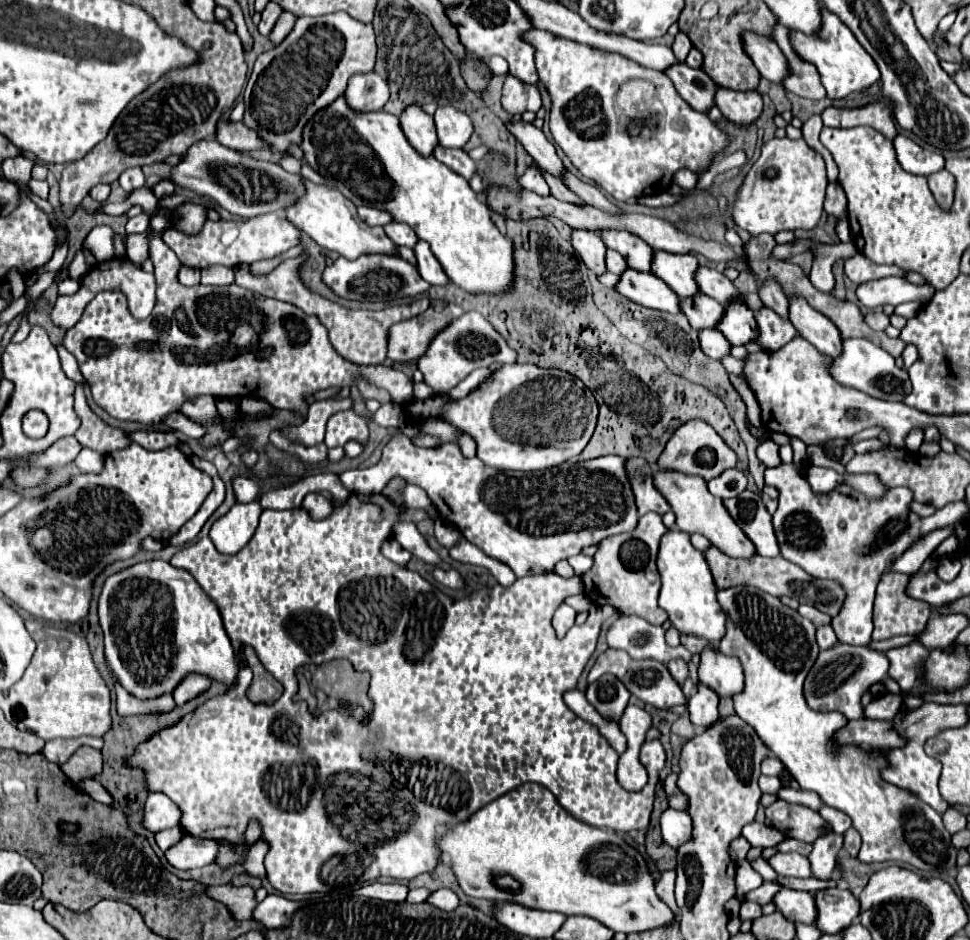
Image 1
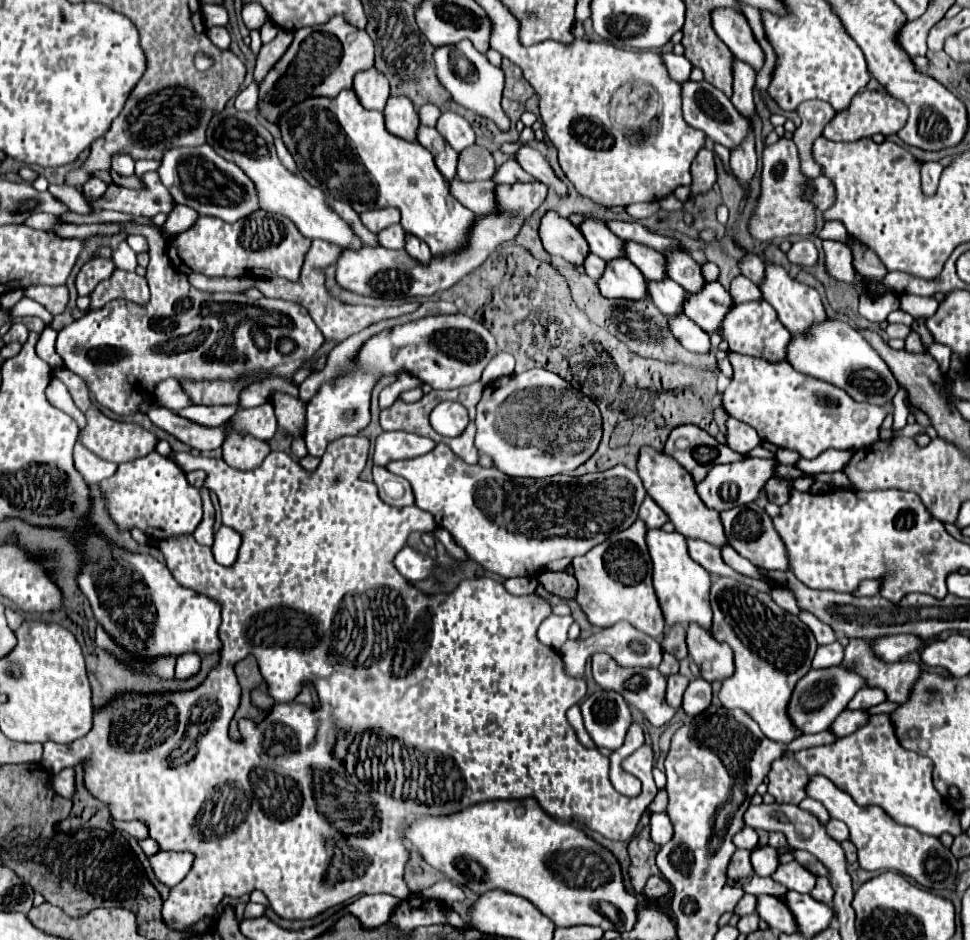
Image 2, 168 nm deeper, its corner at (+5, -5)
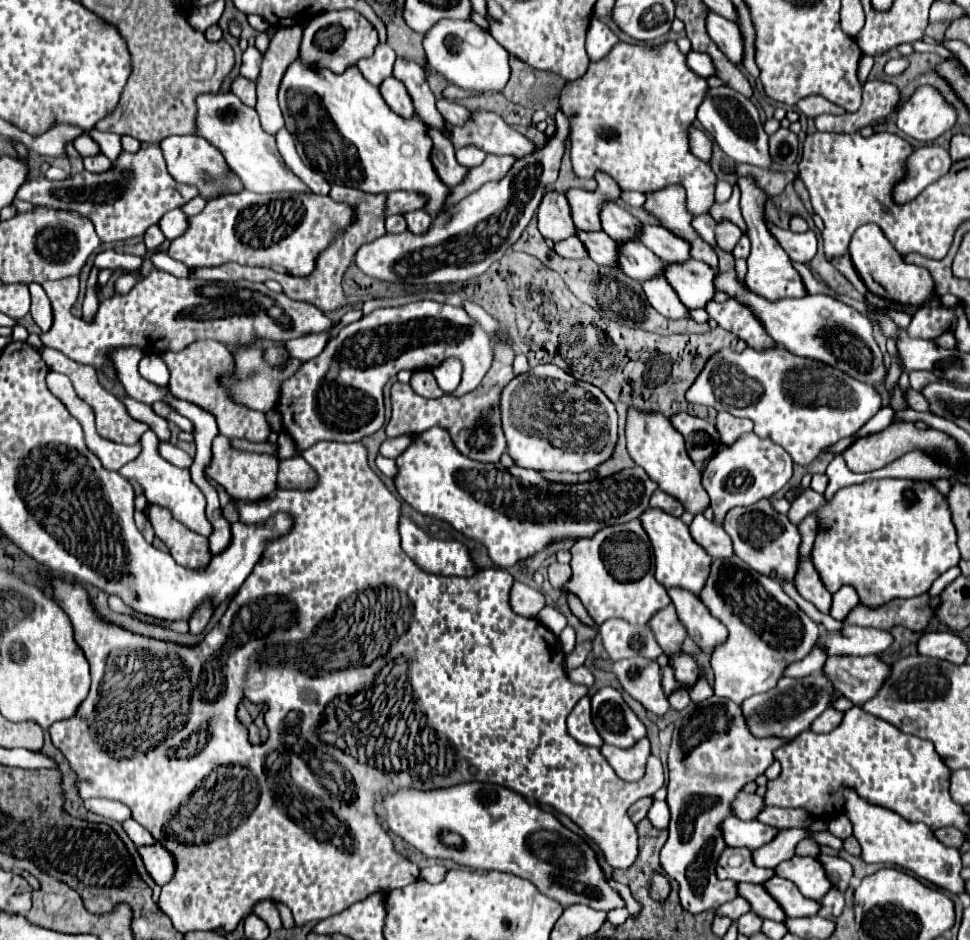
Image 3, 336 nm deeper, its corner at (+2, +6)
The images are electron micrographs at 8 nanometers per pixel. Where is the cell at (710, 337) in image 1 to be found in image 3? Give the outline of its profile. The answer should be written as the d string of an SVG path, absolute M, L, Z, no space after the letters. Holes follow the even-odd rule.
M657 277L653 281L647 281L643 285L643 291L649 299L649 303L667 319L691 319L689 309L681 305L681 299L673 291L673 287L665 281L665 277Z

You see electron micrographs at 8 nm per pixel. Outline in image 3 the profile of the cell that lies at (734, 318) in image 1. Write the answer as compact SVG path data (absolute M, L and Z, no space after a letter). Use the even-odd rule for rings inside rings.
M689 259L685 265L667 265L665 279L689 309L703 309L715 295L717 269Z

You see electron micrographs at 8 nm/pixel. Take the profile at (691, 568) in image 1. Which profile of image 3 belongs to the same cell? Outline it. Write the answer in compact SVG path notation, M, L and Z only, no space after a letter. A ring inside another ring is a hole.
M651 507L641 515L641 523L643 523L643 529L647 531L647 535L651 539L651 545L653 545L657 581L665 589L671 589L671 587L689 589L693 595L699 597L699 593L701 593L701 589L709 577L713 559L705 553L705 549L701 549L693 541L693 537L689 535L689 527L681 519L669 515L661 509L651 509Z

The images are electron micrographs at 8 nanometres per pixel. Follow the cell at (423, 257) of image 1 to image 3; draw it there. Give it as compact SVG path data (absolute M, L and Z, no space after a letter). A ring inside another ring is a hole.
M409 211L405 213L405 219L407 219L407 229L415 235L427 233L429 227L433 225L433 219L425 211Z

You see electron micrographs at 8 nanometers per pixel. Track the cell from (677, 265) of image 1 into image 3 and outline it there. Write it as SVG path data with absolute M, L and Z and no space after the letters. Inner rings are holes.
M609 203L603 207L601 225L603 225L603 231L619 243L639 239L639 233L641 233L639 219L635 219L627 209L619 207L617 203Z

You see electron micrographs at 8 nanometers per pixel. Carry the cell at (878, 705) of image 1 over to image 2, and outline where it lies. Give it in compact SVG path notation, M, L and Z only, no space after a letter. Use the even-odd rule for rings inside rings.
M844 710L838 714L838 720L834 720L834 724L830 726L830 730L834 732L834 736L842 738L846 734L852 734L854 730L858 730L860 726L864 726L868 722L868 714L864 710Z

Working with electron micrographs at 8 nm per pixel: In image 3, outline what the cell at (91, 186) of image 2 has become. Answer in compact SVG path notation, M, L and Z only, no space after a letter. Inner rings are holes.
M95 155L95 157L85 157L83 159L85 169L89 173L105 173L111 167L111 161L105 155Z

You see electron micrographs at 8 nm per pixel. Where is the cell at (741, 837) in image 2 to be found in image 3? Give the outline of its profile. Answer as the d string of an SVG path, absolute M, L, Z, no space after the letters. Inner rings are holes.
M729 817L729 821L725 821L723 825L723 833L725 833L725 843L729 847L757 849L769 843L769 839L777 835L777 829L761 821L741 821L737 817Z

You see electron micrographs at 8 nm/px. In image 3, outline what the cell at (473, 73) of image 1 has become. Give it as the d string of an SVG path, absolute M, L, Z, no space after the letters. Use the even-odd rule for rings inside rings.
M439 21L425 35L425 53L449 83L473 93L499 93L509 81L509 53L473 21Z

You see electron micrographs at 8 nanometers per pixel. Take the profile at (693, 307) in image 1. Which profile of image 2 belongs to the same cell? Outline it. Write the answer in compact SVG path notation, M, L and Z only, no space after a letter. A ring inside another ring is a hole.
M670 278L658 280L658 282L656 280L646 280L646 290L650 292L650 298L656 304L656 308L666 316L672 316L672 314L680 312L682 304L686 300L686 290Z

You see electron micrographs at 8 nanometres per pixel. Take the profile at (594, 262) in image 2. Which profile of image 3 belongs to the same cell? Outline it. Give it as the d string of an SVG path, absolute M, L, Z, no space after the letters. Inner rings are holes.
M569 237L561 243L557 243L555 253L559 253L561 257L569 257L569 259L587 259L589 257L585 243L577 237Z

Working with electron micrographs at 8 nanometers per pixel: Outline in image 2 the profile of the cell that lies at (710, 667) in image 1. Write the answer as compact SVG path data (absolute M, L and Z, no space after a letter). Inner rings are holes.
M690 624L686 628L686 644L688 656L696 662L706 682L724 680L734 672L732 648L726 642L714 640L714 636L698 624Z

